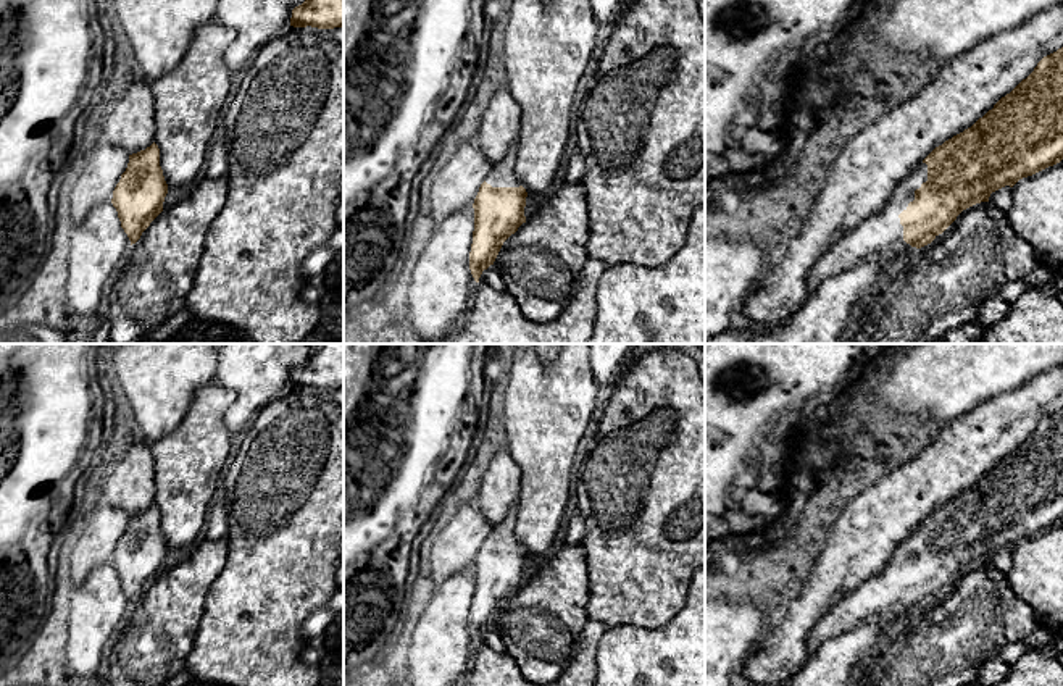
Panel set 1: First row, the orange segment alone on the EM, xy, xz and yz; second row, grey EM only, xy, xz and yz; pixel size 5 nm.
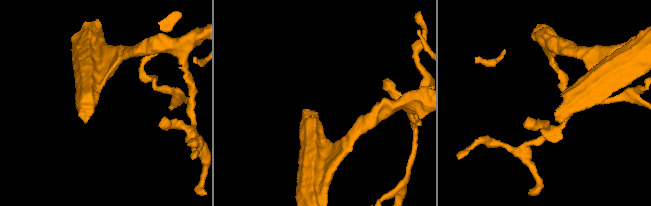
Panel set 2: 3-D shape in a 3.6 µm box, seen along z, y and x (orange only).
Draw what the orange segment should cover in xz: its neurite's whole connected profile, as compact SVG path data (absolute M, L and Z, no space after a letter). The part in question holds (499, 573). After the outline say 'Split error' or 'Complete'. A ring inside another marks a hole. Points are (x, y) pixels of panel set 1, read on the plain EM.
M518 510L494 525L474 560L474 592L469 613L469 631L476 644L484 631L494 626L503 604L526 584L527 554L515 533Z. Split error

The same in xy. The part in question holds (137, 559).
M153 504L145 512L129 517L126 533L113 552L111 565L131 607L163 573L168 546L160 528L160 510Z. Complete

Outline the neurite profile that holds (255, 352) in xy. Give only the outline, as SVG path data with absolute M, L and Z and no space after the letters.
M223 344L218 349L215 383L236 394L224 415L231 434L244 433L266 405L290 389L292 371L306 362L311 350L310 344Z

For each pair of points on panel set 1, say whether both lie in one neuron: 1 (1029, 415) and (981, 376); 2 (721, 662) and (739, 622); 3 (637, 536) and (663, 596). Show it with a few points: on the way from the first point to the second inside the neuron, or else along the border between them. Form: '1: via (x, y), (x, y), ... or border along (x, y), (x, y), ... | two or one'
1: border along (1036, 375), (1013, 389), (981, 402), (970, 412) | two
2: via (721, 652), (721, 639), (729, 631) | one
3: via (637, 551), (637, 570), (649, 581) | one

